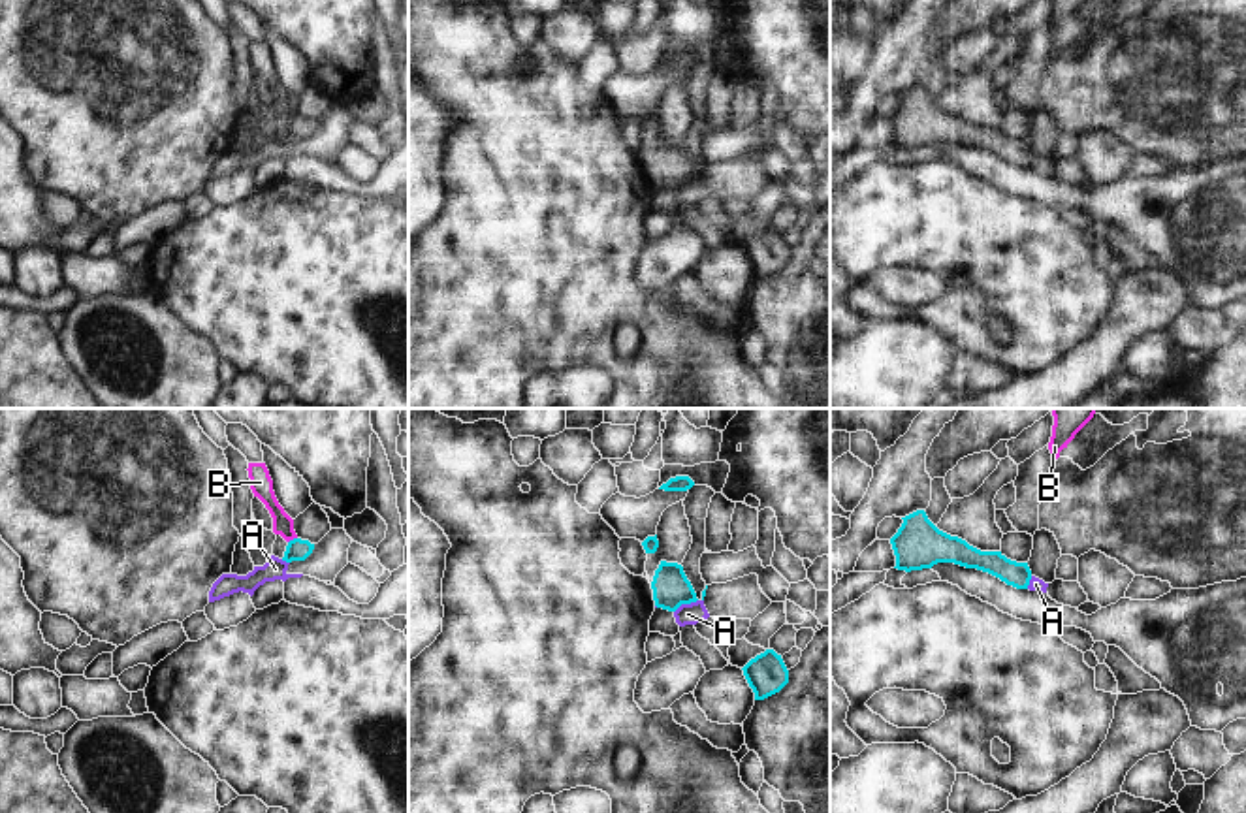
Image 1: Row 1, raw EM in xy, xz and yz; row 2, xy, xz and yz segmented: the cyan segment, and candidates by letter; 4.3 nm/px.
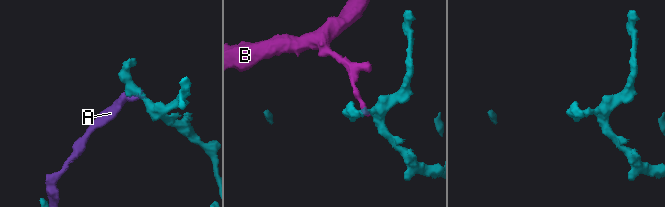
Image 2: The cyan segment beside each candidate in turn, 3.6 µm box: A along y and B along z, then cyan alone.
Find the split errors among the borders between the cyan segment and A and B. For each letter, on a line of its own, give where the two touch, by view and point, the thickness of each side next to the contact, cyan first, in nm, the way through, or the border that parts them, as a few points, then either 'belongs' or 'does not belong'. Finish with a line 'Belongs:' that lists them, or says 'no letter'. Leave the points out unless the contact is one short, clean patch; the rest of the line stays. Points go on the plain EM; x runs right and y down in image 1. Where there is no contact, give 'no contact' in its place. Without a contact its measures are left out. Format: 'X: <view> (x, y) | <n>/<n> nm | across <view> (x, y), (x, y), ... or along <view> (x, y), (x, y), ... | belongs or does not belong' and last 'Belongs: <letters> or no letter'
A: xz (686, 181) | 160/100 nm | across xz (670, 166), (686, 181), (687, 192) | belongs
B: xy (294, 117) | 100/90 nm | does not belong
Belongs: A

